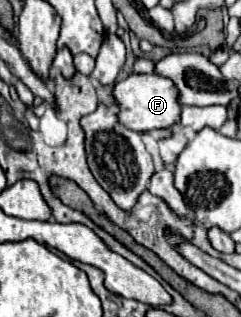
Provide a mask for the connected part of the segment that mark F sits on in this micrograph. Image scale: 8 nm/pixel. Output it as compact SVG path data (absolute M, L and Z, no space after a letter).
M132 73L126 79L116 81L114 85L114 97L118 101L120 113L118 119L124 127L132 131L150 131L150 129L168 129L180 121L180 103L178 103L178 89L176 85L156 73L150 75L138 75Z

